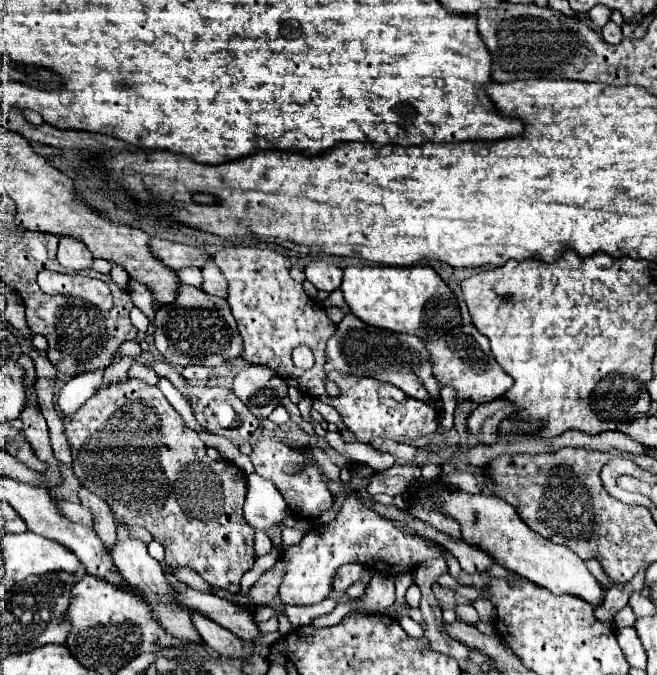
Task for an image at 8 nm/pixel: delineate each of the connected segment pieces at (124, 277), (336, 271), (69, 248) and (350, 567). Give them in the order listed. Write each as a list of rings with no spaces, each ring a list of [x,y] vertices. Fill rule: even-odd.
[[[113,265],[113,271],[111,271],[111,279],[119,285],[119,289],[123,289],[123,291],[127,291],[127,283],[129,283],[129,275],[125,273],[125,269],[123,267],[119,267],[119,265]]]
[[[311,261],[305,267],[305,277],[311,281],[319,291],[335,291],[341,285],[343,271],[327,261]]]
[[[59,237],[57,261],[71,271],[91,269],[93,265],[93,257],[87,253],[87,247],[79,245],[79,241],[71,241],[71,237]]]
[[[347,563],[347,565],[337,569],[331,585],[333,585],[333,591],[345,593],[347,587],[351,587],[353,583],[369,581],[369,579],[371,579],[371,571],[367,571],[365,565],[361,565],[361,563]]]

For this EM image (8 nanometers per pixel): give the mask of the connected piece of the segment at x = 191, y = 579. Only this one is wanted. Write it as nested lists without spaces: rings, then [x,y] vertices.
[[[177,569],[177,571],[173,571],[173,575],[179,579],[179,581],[183,581],[183,583],[187,583],[191,589],[199,589],[199,591],[211,591],[211,585],[205,581],[205,579],[201,579],[193,569]]]

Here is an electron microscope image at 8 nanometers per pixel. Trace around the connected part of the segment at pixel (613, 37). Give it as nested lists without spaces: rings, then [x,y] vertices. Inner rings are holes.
[[[609,21],[605,27],[603,27],[603,39],[607,41],[607,43],[611,43],[611,45],[617,45],[617,43],[621,43],[623,41],[623,33],[621,33],[621,27],[619,25],[615,25],[613,21]]]

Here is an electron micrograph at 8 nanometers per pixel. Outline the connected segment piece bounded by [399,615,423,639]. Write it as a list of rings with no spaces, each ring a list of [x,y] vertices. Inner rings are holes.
[[[403,615],[401,619],[399,619],[399,625],[405,629],[405,633],[409,635],[409,637],[423,637],[423,629],[421,629],[421,625],[419,623],[415,623],[411,617],[407,617],[407,615]]]

